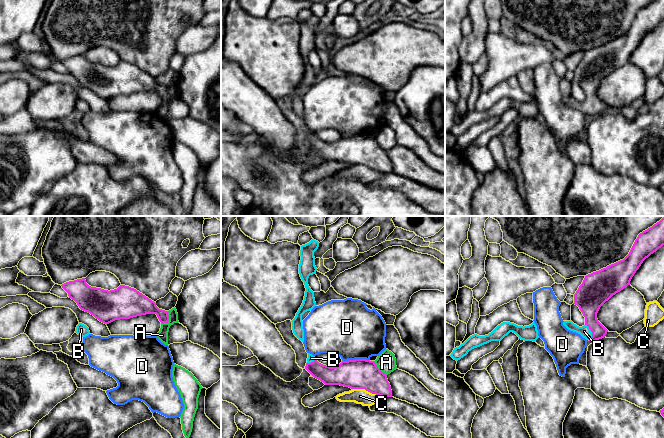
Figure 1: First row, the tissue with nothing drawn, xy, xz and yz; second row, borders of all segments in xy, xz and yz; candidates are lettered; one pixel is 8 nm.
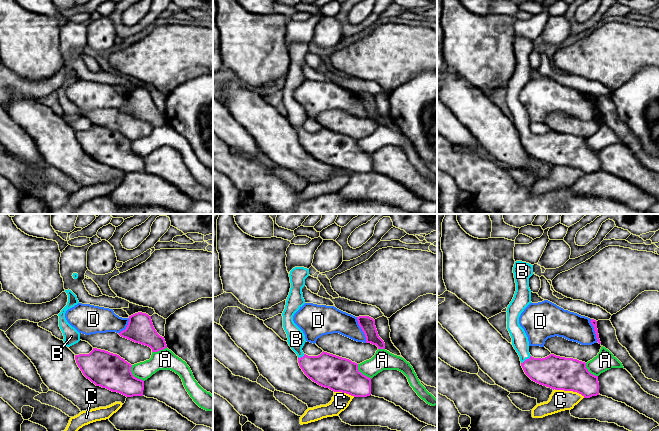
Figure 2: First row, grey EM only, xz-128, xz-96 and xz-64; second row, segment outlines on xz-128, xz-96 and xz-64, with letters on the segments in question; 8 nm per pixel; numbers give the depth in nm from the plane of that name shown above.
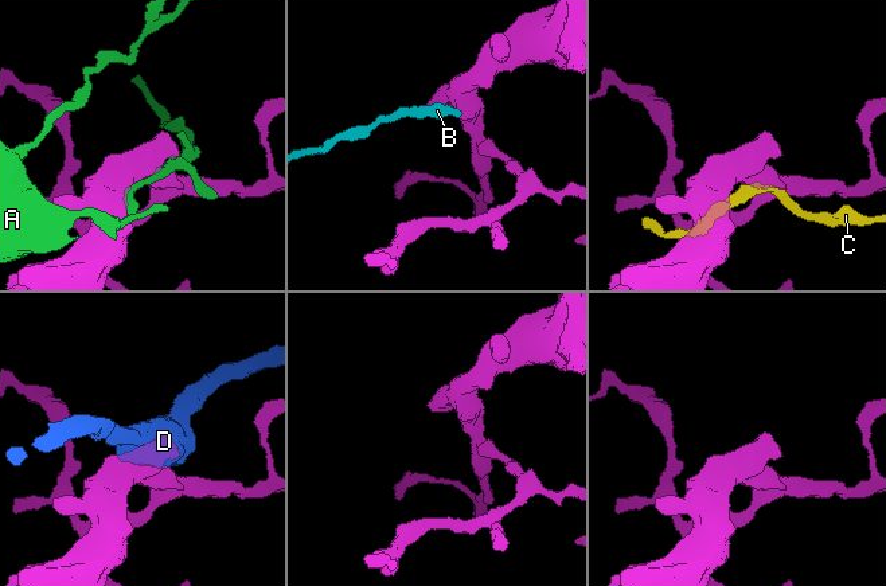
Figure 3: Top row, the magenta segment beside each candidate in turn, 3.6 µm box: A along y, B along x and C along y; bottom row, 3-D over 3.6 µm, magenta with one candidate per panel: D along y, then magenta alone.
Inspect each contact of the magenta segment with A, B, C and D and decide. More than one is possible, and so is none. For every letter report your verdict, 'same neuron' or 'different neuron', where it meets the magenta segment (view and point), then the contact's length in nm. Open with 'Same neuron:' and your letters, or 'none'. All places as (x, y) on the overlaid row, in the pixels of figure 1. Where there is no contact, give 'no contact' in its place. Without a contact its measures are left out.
Same neuron: B
A: different neuron; meets magenta in xy at (168, 319); contact 130 nm long
B: same neuron; meets magenta in yz at (591, 331); contact 130 nm long
C: different neuron; meets magenta in xz at (368, 391); contact 260 nm long
D: different neuron; meets magenta in xz at (355, 359); contact 220 nm long

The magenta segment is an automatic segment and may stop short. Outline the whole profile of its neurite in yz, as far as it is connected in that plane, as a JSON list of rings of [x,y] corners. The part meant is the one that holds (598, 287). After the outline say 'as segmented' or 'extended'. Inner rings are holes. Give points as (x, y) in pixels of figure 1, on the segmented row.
[[[664,217],[654,224],[652,227],[640,233],[635,240],[629,254],[614,264],[607,266],[599,271],[593,272],[585,276],[582,284],[574,294],[574,303],[577,305],[585,317],[585,325],[577,326],[572,321],[564,321],[563,325],[570,331],[580,334],[589,341],[602,339],[608,330],[598,321],[597,313],[600,307],[608,301],[613,295],[620,292],[628,285],[636,271],[639,269],[643,261],[651,254],[656,252],[664,245]]]; extended

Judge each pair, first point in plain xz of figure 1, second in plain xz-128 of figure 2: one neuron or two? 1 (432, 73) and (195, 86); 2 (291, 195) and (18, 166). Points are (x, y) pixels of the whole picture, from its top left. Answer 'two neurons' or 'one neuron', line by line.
1: one neuron
2: one neuron

